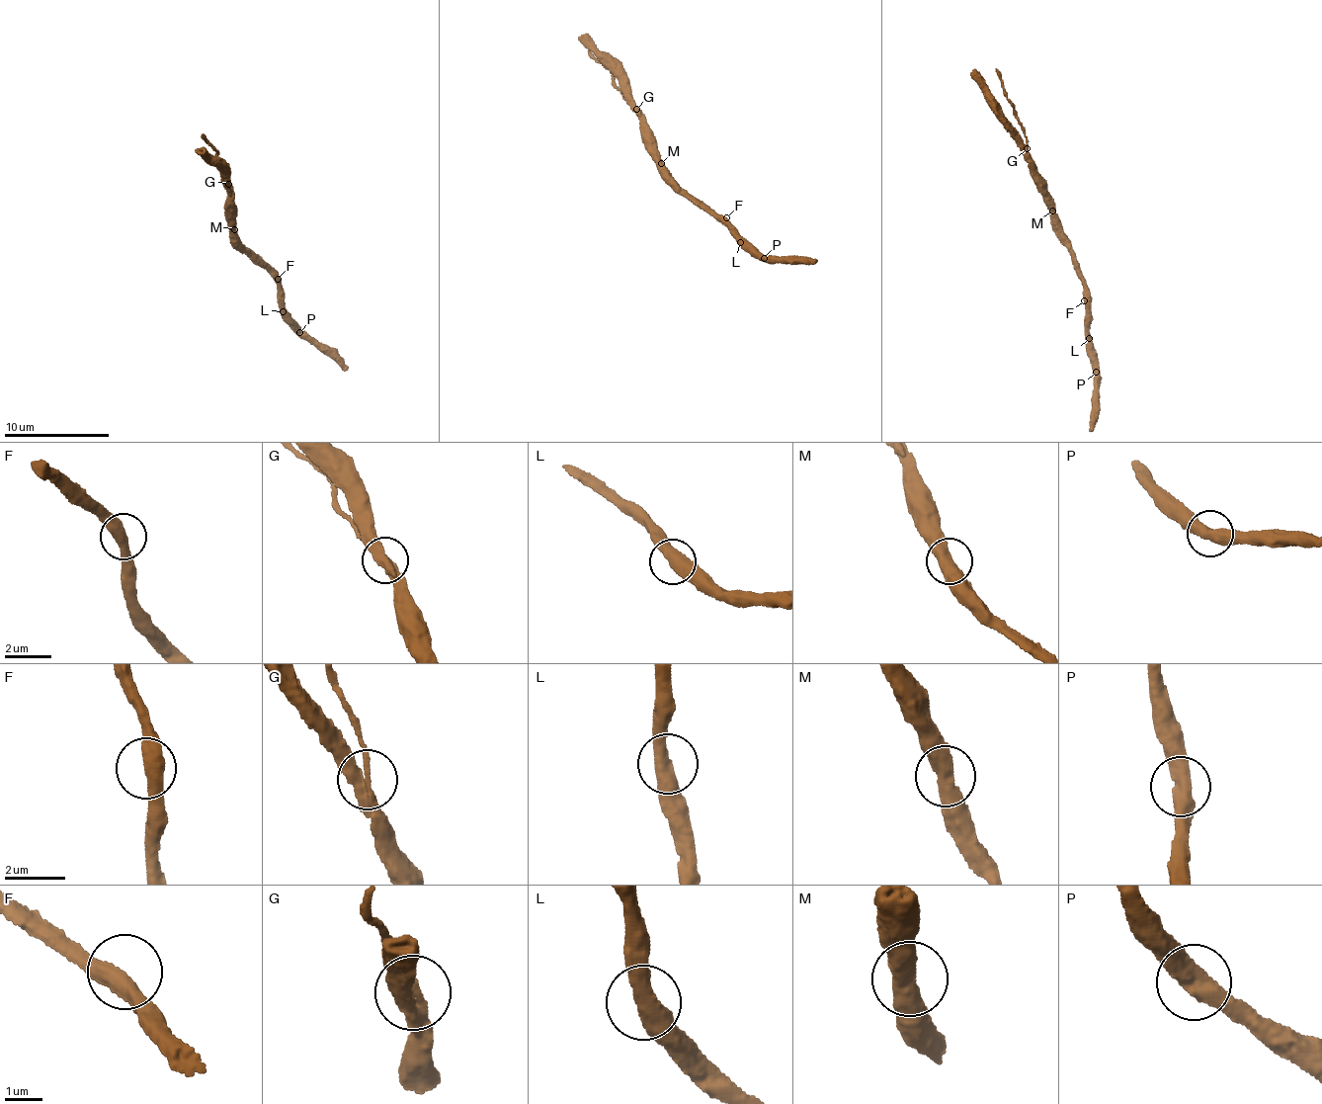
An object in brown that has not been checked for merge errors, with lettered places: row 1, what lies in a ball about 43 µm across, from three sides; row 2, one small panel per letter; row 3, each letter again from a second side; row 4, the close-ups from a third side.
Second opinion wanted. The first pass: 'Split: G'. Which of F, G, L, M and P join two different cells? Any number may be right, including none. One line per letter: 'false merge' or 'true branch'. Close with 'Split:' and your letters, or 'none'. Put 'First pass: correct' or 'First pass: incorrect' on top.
First pass: correct
F: true branch
G: false merge
L: true branch
M: true branch
P: true branch
Split: G

